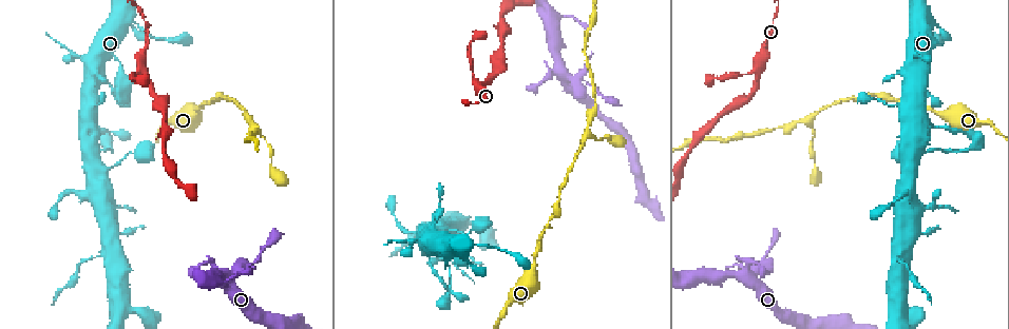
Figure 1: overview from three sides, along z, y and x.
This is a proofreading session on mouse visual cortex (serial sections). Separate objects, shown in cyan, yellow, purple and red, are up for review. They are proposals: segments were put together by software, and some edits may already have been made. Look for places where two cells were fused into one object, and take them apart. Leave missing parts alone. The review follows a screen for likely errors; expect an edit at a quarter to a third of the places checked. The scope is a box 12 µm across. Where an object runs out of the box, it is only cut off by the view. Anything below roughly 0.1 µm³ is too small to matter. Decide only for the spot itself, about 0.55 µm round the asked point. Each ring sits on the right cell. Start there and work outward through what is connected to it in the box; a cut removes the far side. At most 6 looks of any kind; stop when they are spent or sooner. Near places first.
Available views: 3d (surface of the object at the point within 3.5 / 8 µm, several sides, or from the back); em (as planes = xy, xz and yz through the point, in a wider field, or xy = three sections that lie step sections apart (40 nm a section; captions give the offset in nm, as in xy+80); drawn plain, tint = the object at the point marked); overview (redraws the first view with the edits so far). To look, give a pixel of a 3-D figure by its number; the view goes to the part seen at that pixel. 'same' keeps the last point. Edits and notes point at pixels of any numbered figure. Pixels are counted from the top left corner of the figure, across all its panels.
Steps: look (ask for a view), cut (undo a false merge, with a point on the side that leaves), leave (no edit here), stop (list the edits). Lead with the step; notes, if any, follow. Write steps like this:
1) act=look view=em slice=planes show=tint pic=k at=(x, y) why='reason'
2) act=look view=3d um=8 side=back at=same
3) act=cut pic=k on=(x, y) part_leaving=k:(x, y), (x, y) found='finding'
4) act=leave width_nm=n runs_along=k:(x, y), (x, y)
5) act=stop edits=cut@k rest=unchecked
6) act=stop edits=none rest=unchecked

act=look view=3d um=3.5 side=back pic=1 at=(920, 124) why='four arms meet'

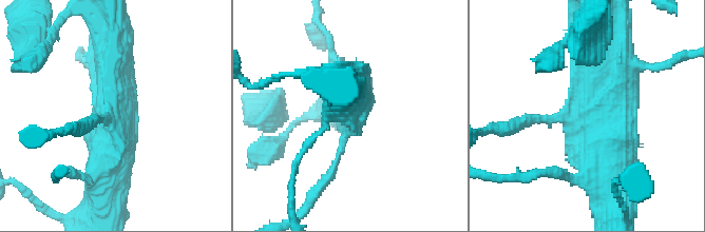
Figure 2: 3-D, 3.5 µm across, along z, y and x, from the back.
act=look view=em slice=xy step=2 show=tint pic=2 at=(114, 113) arms=4 arm_widths_nm=150,250,600,600

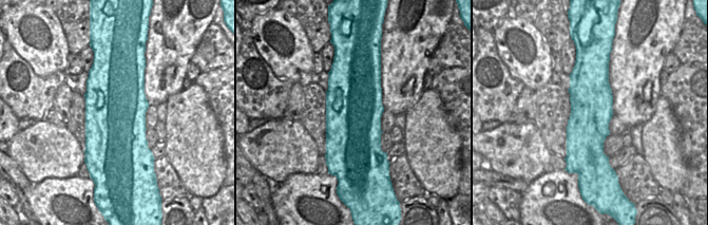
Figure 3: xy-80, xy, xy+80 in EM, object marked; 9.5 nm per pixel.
act=leave width_nm=550 runs_along=2:(114, 86), (114, 144), (100, 216) found='all the same cell'

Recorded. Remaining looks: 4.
act=look view=3d um=3.5 pic=1 at=(478, 83) why='branch point'

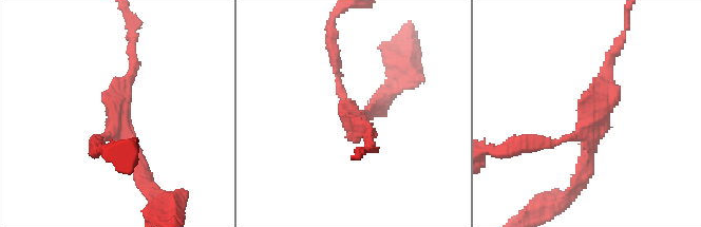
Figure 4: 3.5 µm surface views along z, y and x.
act=look view=em slice=xy step=5 show=tint pic=4 at=(595, 122)

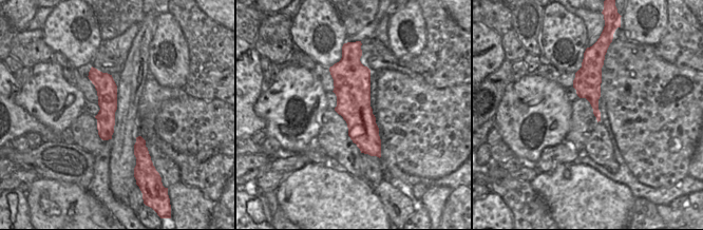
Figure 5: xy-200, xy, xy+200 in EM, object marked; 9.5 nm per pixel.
act=leave runs_along=5:(345, 57), (353, 103), (378, 153) found='continuous, no second cell'

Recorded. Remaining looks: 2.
act=look view=3d um=3.5 pic=1 at=(587, 134) why='small branch off a trunk'

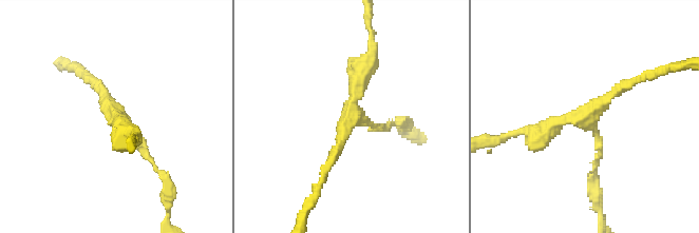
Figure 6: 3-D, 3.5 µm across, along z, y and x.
act=look view=em slice=xy step=3 show=tint pic=6 at=(586, 114) arms=3 arm_widths_nm=100,150,300

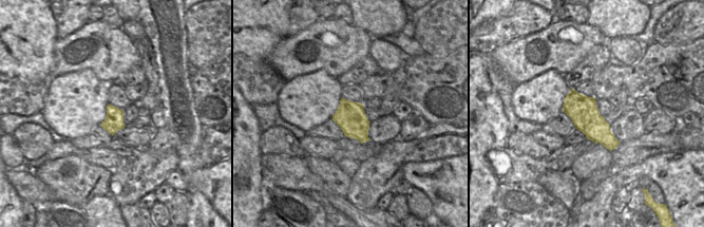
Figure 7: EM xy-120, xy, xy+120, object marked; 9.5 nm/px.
act=leave runs_along=6:(637, 79), (585, 118), (529, 131) found='all the same cell'

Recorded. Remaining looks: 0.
act=stop edits=none rest=unchecked

